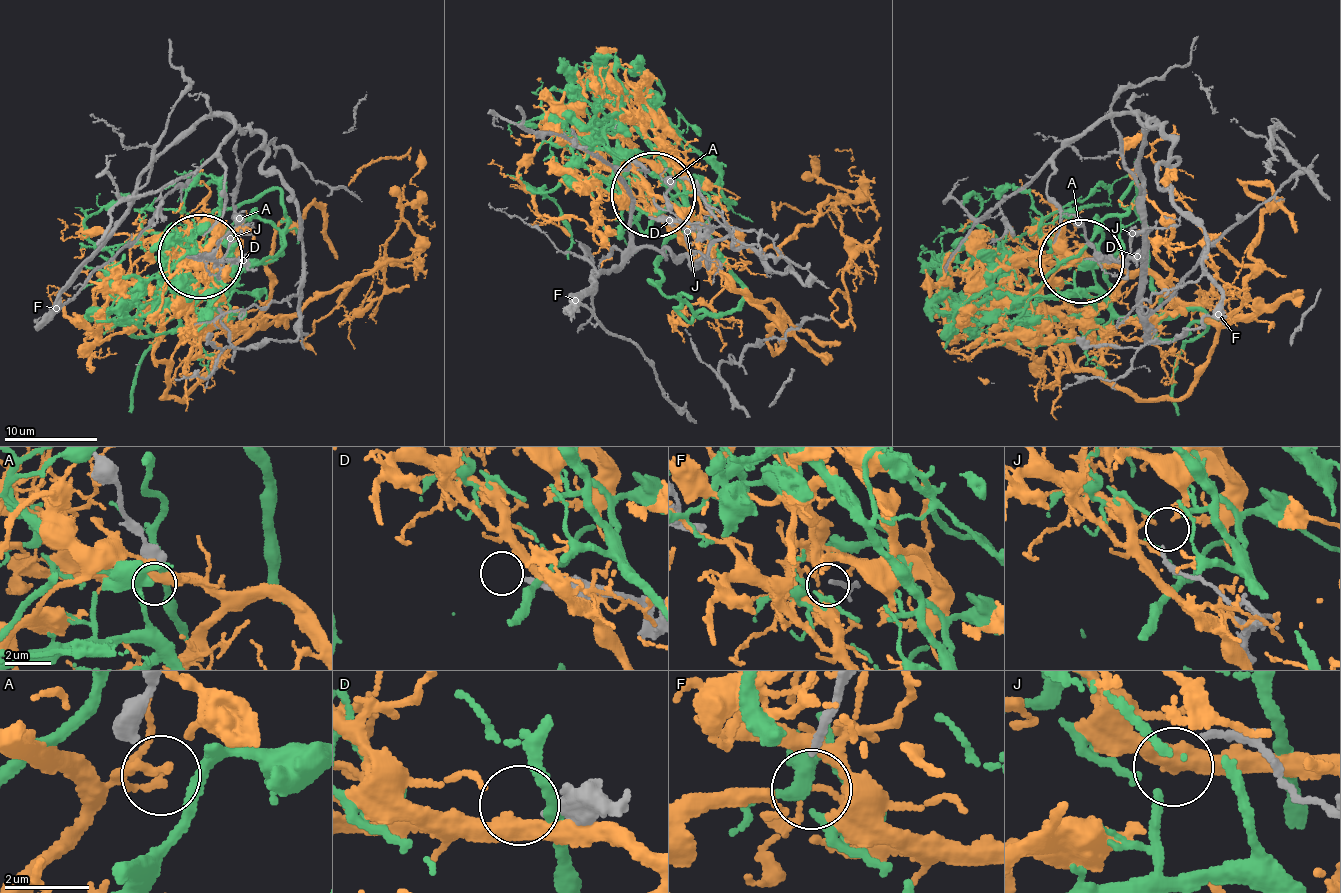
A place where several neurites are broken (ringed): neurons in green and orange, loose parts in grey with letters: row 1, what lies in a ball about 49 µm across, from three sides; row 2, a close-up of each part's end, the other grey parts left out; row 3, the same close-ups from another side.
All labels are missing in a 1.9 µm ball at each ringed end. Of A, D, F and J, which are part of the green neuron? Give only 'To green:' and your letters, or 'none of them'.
To green: J

